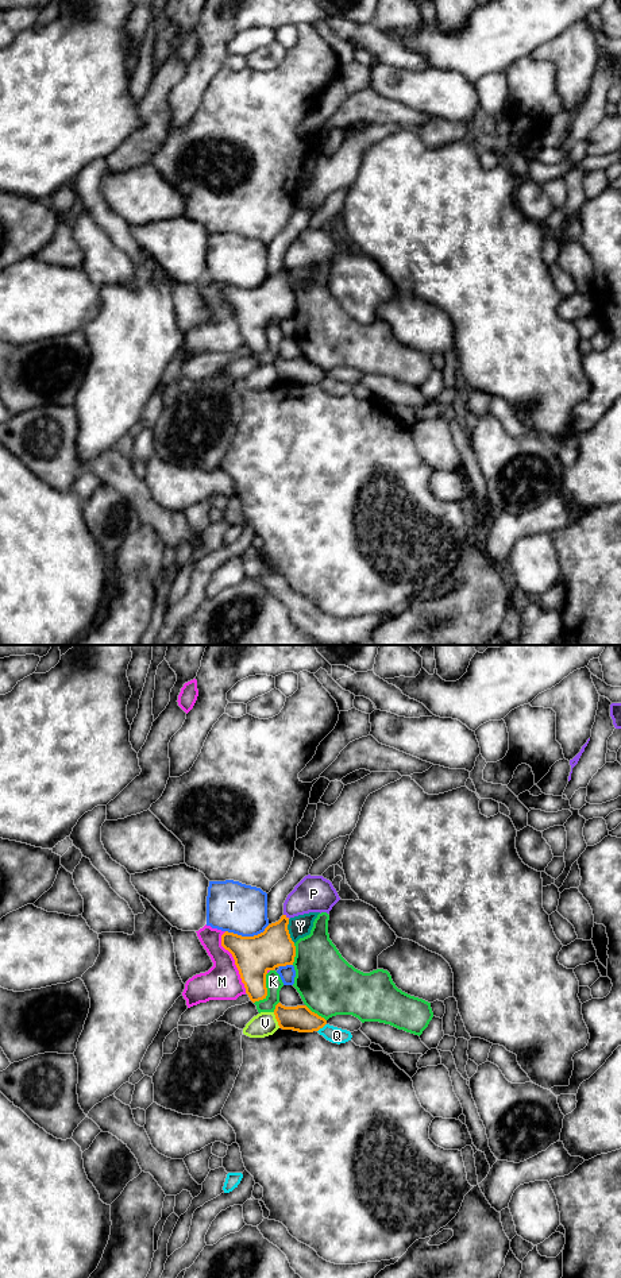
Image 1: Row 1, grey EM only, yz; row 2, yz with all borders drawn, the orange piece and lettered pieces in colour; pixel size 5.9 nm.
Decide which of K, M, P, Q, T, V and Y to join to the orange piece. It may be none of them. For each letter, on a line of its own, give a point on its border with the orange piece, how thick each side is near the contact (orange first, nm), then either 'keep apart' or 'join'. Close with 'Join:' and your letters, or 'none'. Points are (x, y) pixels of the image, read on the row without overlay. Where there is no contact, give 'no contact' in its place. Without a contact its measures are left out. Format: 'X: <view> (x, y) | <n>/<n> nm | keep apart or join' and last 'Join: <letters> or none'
K: yz (266, 343) | 240/100 nm | keep apart
M: yz (235, 315) | 240/220 nm | keep apart
P: yz (285, 267) | 240/220 nm | keep apart
Q: yz (321, 379) | 150/100 nm | keep apart
T: yz (247, 289) | 240/300 nm | keep apart
V: yz (277, 373) | 150/140 nm | keep apart
Y: yz (288, 284) | 240/130 nm | keep apart
Join: none

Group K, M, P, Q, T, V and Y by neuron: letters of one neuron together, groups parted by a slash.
K / M / P / Q / T / V / Y

